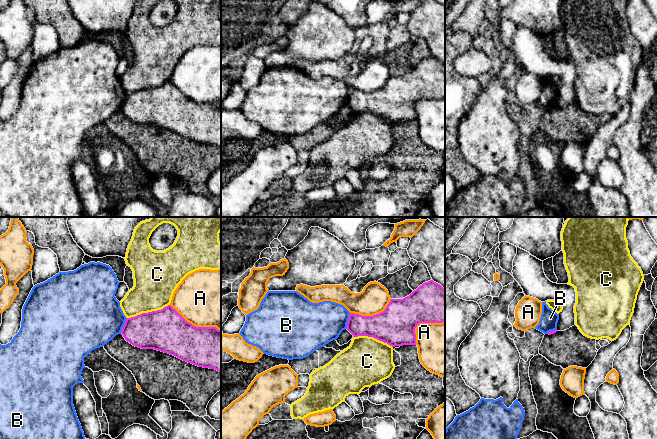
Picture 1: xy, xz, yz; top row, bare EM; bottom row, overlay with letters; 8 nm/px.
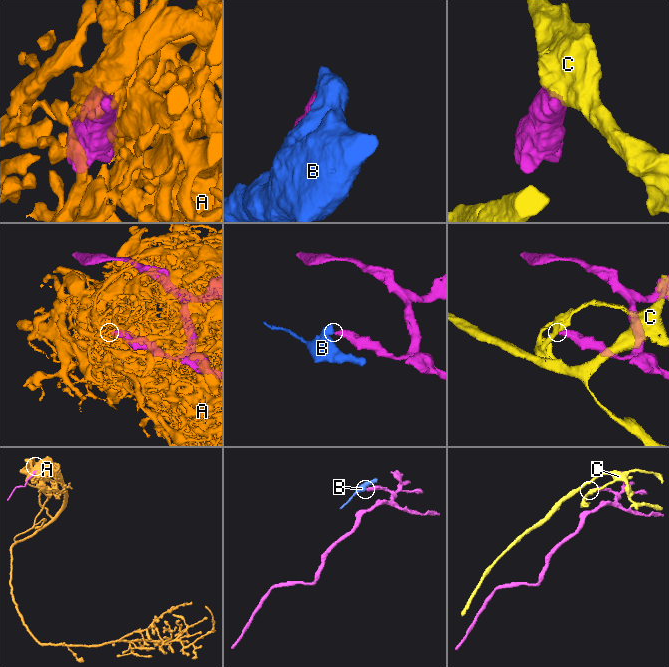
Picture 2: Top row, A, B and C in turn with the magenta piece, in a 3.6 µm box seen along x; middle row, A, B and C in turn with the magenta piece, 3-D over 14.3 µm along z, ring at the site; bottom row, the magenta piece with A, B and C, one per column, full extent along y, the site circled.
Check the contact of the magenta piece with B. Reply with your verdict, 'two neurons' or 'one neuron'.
two neurons

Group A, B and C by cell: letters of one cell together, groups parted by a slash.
A / B / C

